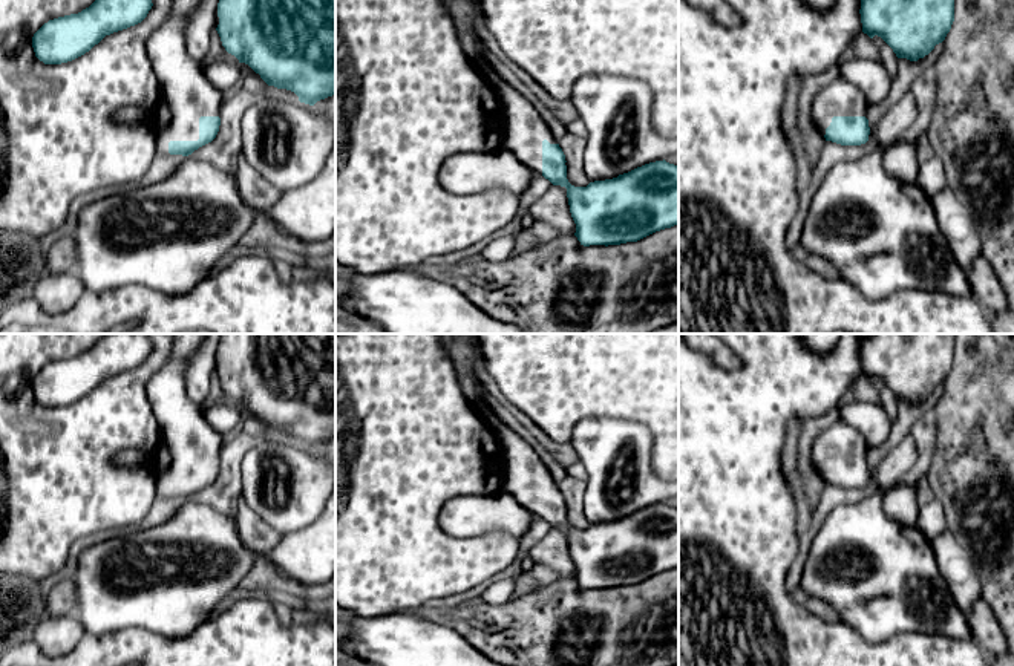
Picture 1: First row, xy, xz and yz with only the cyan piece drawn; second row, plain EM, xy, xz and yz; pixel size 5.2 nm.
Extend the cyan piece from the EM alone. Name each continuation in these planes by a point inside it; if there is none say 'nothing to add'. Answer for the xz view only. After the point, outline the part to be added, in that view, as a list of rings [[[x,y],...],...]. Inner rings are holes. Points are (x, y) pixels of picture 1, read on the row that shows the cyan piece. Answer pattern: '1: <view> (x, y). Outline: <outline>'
1: xz (524, 130). Outline: [[[472,60],[502,106],[504,142],[522,165],[542,175],[542,141],[559,144],[538,110],[510,87],[484,60]]]

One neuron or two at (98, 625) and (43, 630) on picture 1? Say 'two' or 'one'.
two

